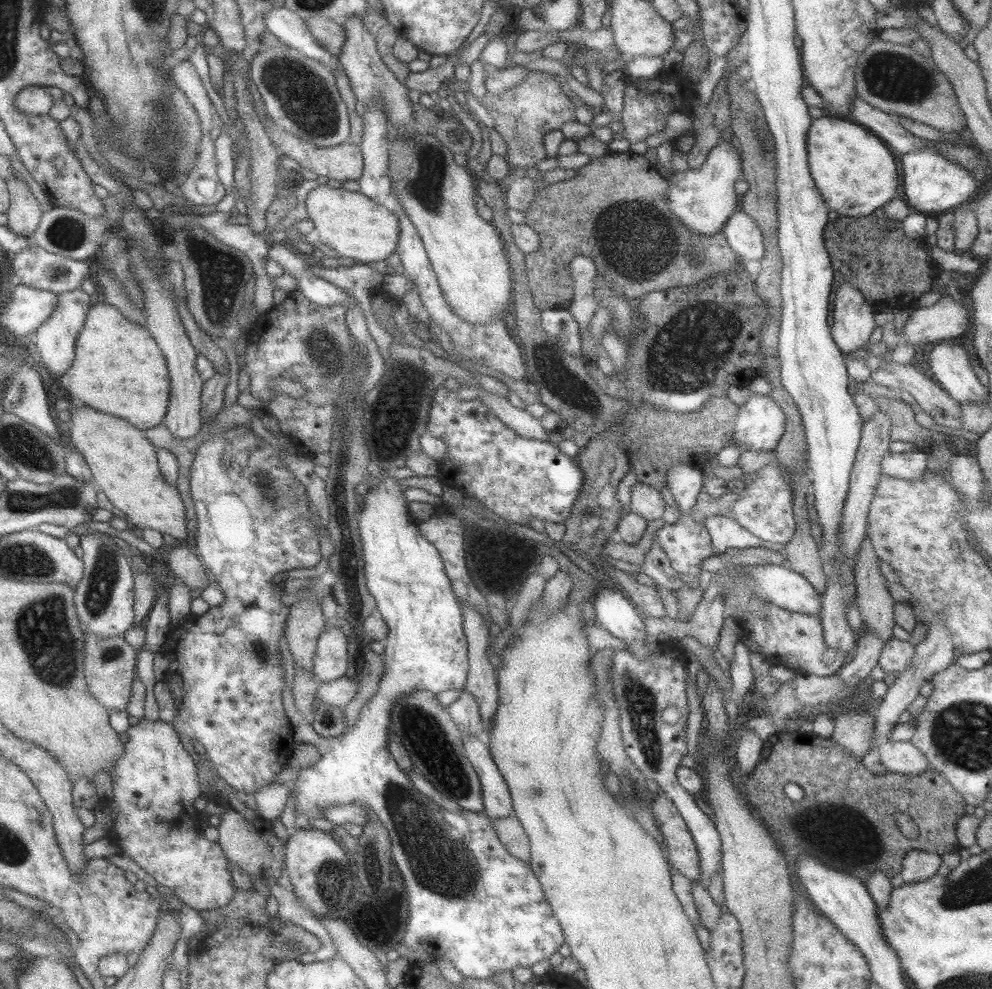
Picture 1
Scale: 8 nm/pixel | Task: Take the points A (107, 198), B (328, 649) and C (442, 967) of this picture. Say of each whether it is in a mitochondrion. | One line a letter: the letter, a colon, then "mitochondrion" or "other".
A: other
B: other
C: other

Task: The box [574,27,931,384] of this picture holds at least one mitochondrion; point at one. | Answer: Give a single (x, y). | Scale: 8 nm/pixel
(645, 253)

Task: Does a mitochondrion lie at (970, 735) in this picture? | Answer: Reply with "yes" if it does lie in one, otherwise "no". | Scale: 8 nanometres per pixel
yes

